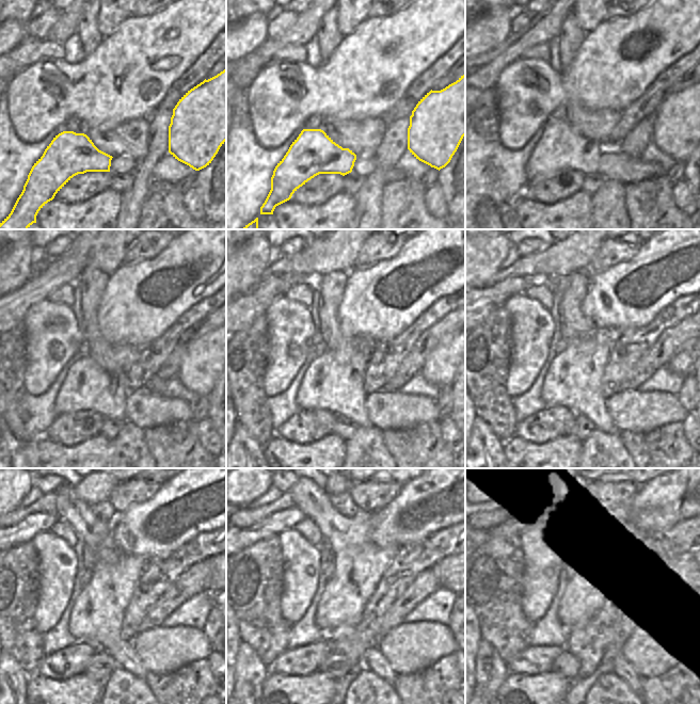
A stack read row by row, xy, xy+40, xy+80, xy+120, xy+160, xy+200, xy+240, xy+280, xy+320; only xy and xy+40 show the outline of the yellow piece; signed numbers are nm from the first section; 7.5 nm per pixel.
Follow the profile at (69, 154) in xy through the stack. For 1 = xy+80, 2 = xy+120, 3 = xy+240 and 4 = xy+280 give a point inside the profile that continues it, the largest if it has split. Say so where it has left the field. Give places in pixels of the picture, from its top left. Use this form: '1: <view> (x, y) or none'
1: xy+80 (559, 147)
2: xy+120 (86, 387)
3: xy+240 (96, 617)
4: xy+280 (359, 563)

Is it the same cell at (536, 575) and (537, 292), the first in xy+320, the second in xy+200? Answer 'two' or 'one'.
two

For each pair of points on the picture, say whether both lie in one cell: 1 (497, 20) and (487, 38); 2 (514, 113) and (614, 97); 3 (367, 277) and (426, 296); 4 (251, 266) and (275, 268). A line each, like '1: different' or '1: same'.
1: same
2: same
3: same
4: different

